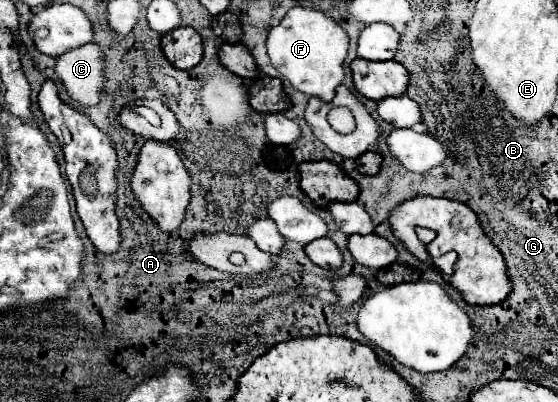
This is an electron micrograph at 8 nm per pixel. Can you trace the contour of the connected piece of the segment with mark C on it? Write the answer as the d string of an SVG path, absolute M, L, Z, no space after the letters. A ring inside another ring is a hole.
M94 43L70 49L56 57L54 75L62 81L64 89L82 107L98 103L104 73L102 73L102 51Z

